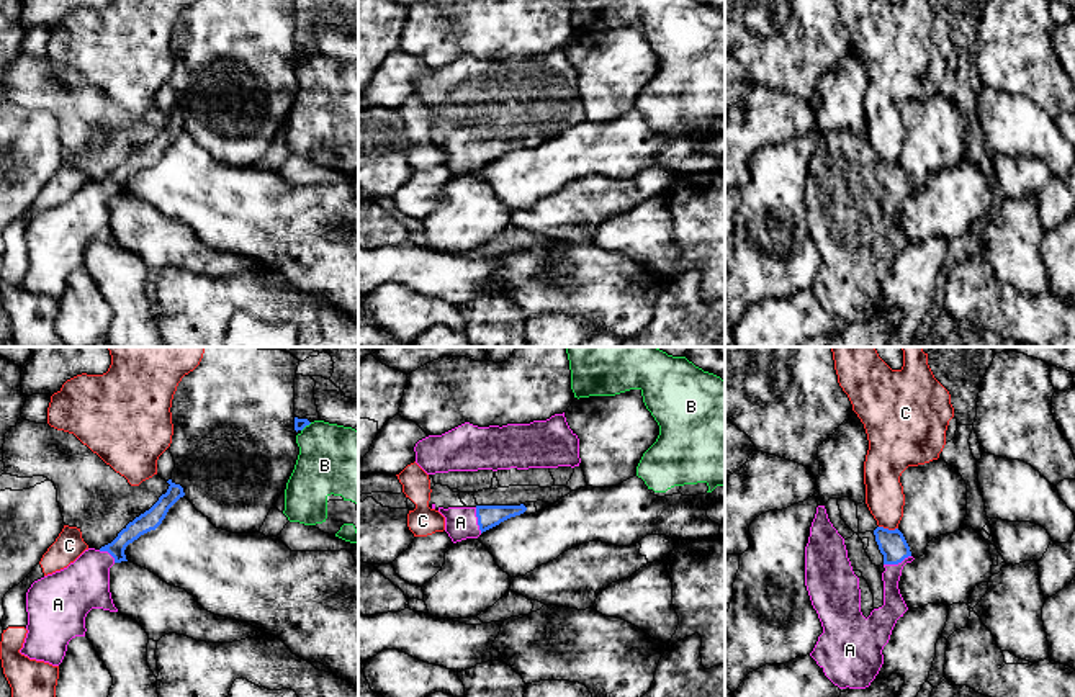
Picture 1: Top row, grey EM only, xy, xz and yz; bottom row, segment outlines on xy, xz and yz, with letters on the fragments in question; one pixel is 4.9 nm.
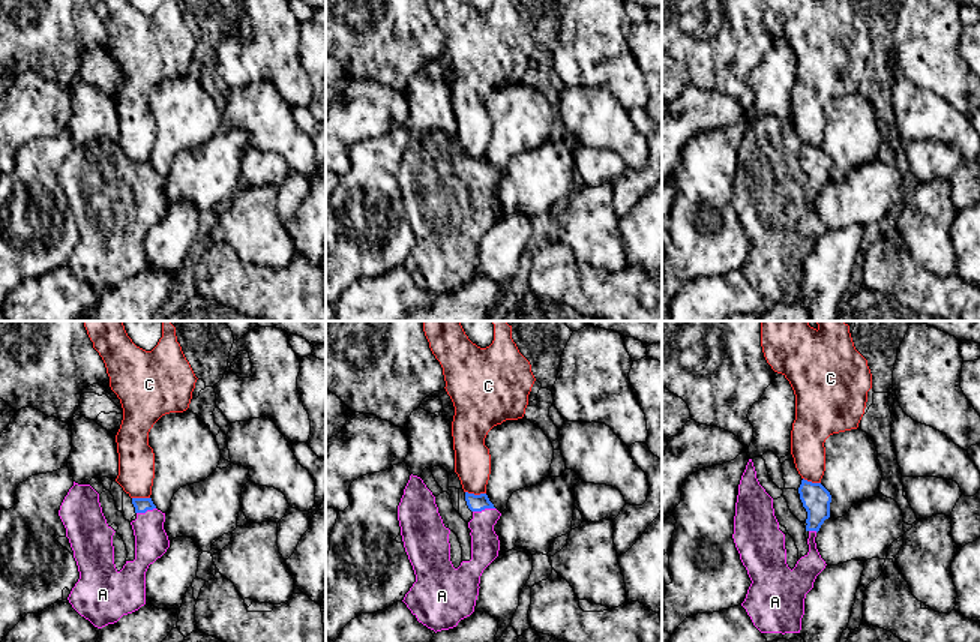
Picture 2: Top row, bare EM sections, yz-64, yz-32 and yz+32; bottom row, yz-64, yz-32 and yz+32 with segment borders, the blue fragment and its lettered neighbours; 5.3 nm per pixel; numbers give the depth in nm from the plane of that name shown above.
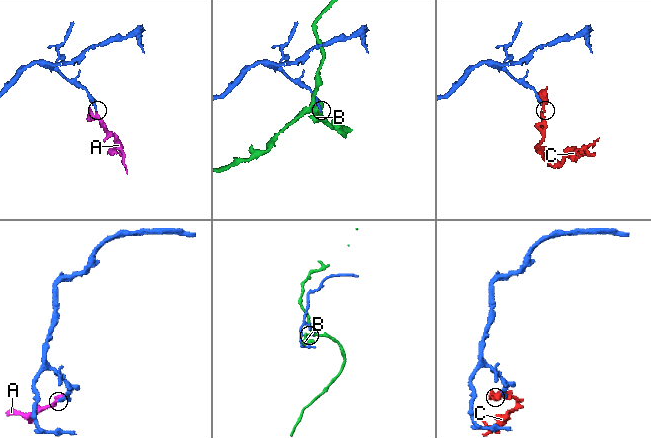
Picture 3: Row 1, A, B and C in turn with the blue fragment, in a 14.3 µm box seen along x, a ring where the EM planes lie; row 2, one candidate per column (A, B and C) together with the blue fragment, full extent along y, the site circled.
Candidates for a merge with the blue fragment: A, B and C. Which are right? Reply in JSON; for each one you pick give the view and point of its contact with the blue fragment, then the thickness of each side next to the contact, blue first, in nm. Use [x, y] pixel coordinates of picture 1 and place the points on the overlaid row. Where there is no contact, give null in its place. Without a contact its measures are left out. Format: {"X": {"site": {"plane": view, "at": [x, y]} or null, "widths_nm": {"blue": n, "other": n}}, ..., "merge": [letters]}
{"A": {"site": {"plane": "yz", "at": [897, 563]}, "widths_nm": {"blue": 140, "other": 120}}, "merge": ["A"]}

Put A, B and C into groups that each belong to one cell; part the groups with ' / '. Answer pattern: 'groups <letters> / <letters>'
groups A / B / C

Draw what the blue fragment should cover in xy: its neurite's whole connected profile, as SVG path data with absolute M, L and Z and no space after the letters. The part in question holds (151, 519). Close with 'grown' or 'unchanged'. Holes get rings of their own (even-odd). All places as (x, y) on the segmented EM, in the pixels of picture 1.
M172 479L165 494L144 514L129 522L118 537L100 550L85 550L67 568L31 584L26 592L26 638L21 654L59 666L67 645L85 636L85 617L92 609L118 612L110 592L110 568L128 561L124 550L141 535L155 530L169 509L185 496Z; grown

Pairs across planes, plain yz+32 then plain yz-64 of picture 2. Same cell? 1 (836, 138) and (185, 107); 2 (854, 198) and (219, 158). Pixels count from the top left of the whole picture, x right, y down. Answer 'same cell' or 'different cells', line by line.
1: same cell
2: same cell

